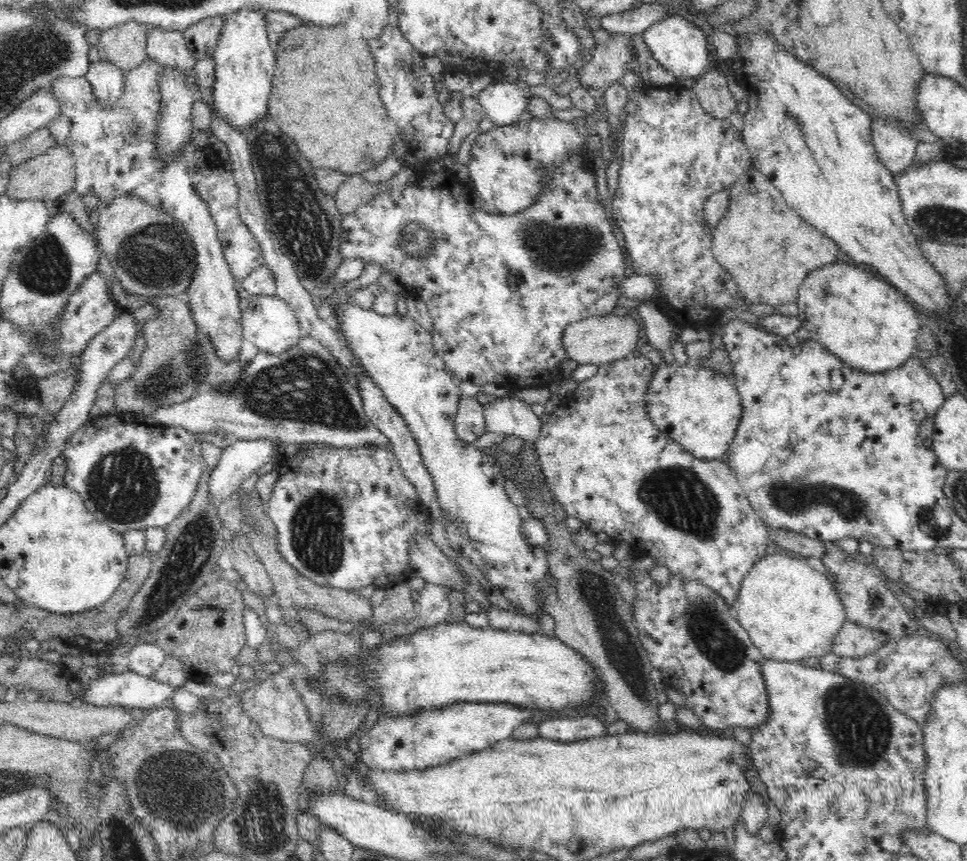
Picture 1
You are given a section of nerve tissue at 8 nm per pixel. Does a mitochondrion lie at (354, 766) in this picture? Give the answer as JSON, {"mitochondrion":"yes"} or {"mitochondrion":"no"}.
{"mitochondrion":"no"}

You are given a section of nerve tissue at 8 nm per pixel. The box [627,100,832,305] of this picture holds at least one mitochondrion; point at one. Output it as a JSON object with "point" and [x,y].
{"point":[790,118]}

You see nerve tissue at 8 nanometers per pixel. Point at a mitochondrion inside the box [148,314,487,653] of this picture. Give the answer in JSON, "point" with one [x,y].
{"point":[307,388]}

